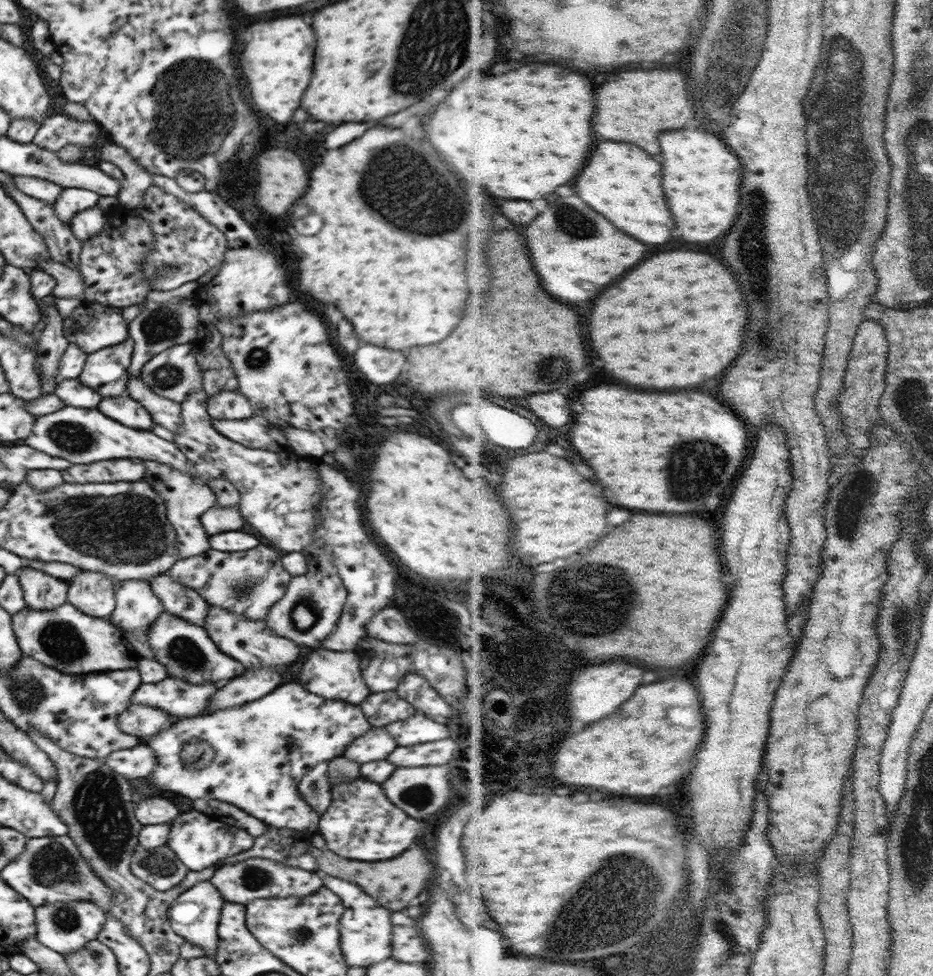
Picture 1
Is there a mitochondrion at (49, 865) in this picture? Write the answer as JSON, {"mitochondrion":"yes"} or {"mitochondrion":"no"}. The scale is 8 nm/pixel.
{"mitochondrion":"yes"}

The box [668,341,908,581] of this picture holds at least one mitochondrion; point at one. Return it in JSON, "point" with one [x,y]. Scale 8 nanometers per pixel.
{"point":[849,504]}

